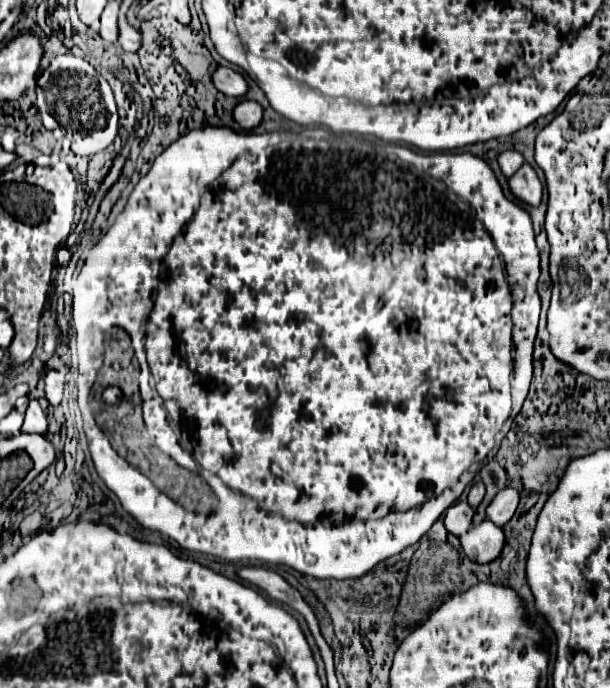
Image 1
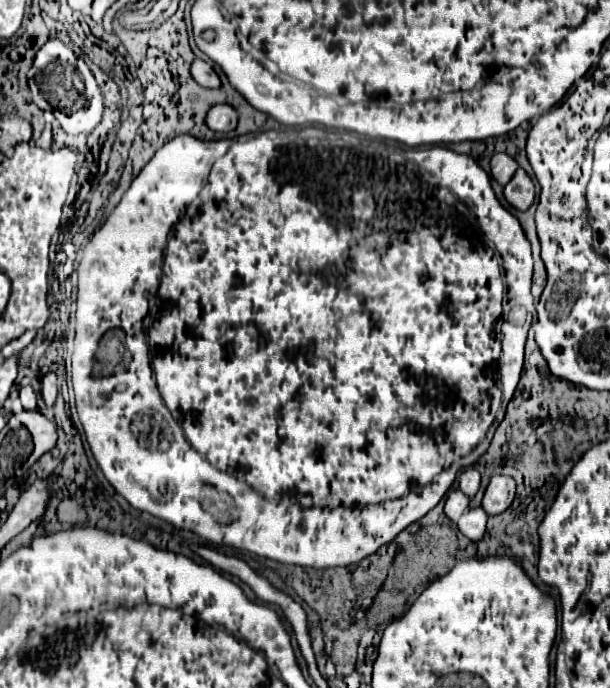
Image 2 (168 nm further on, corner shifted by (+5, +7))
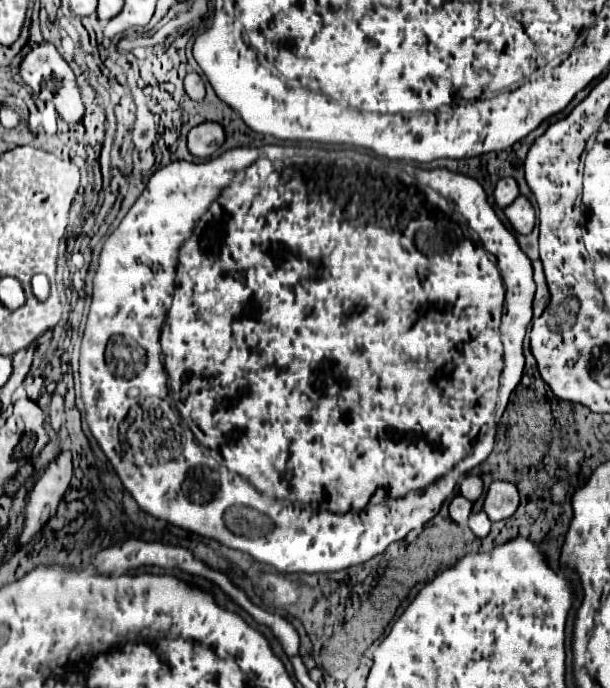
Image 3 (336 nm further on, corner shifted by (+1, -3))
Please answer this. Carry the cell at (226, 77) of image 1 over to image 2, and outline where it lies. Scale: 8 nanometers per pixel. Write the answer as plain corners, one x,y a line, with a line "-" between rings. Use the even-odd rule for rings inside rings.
196,59
190,67
190,73
194,77
194,81
202,87
208,87
208,89
218,89
222,85
220,81
220,75
214,71
214,67
210,67
210,63
202,61
202,59

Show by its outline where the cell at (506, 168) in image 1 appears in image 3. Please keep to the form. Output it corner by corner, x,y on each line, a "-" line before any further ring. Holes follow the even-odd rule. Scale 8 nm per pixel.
506,177
506,179
500,179
498,185
496,185
496,191
494,191
494,201
500,209
508,207
516,197
518,197
518,185
512,177

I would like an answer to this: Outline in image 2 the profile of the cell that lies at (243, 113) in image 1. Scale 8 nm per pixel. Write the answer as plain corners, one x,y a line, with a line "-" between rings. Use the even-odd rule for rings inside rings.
214,105
210,111
208,111
208,117
206,117
206,123
210,129
214,131
220,131
220,133
230,133
236,129
238,125
238,111
230,105

